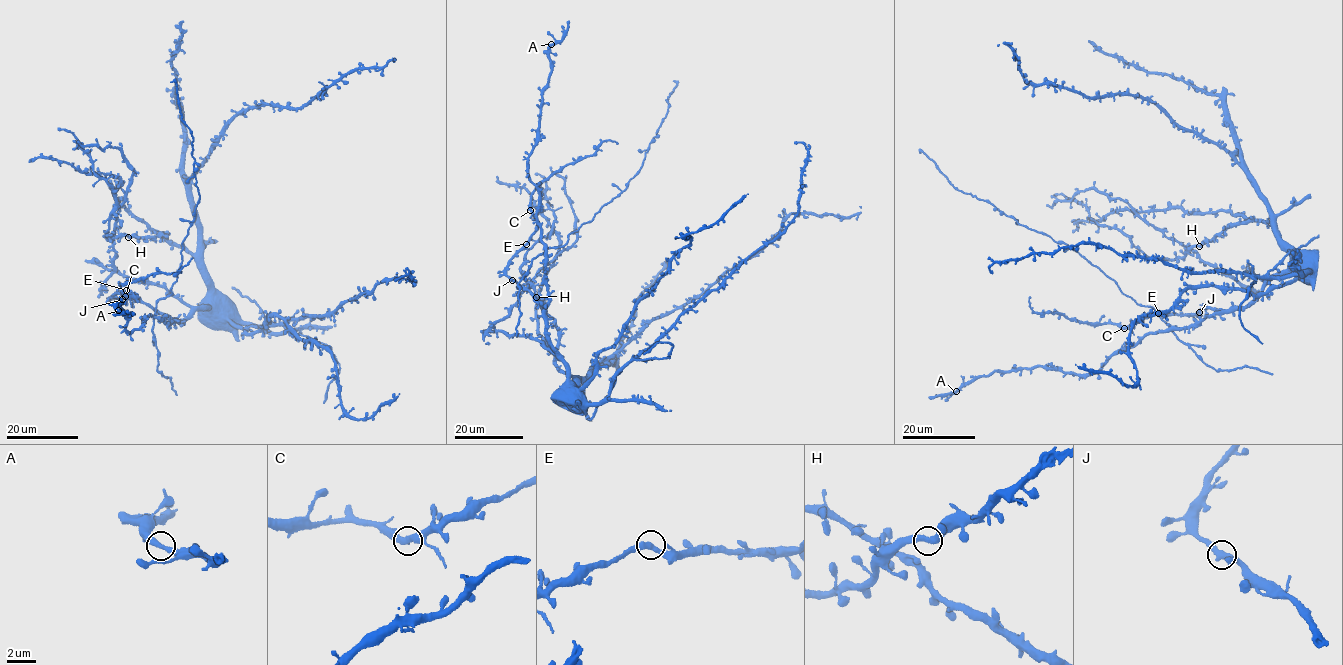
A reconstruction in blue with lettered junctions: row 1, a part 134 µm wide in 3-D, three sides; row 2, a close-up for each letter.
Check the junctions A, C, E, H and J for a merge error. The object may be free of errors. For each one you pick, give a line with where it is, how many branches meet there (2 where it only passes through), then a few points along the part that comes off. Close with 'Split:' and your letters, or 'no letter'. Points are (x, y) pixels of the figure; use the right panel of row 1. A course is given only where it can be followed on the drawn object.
Split: no letter

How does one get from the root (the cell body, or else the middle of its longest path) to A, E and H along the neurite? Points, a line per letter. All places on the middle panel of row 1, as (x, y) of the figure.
A: (568, 381), (567, 363), (547, 332), (545, 244), (528, 166), (551, 44)
E: (568, 381), (567, 363), (549, 341), (544, 307), (506, 275), (508, 263), (526, 244)
H: (568, 381), (573, 388), (577, 382), (556, 363), (557, 329), (536, 297)

